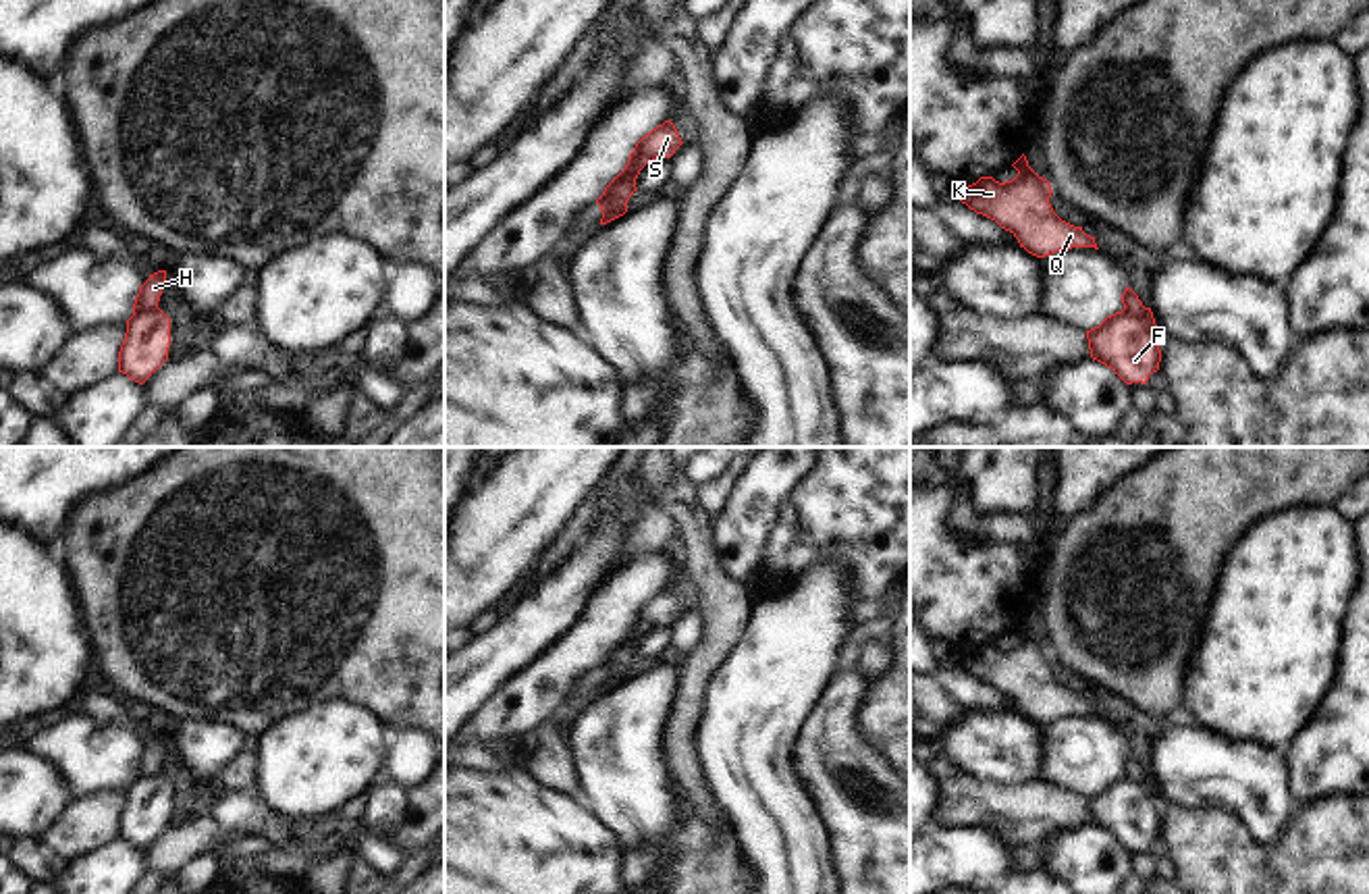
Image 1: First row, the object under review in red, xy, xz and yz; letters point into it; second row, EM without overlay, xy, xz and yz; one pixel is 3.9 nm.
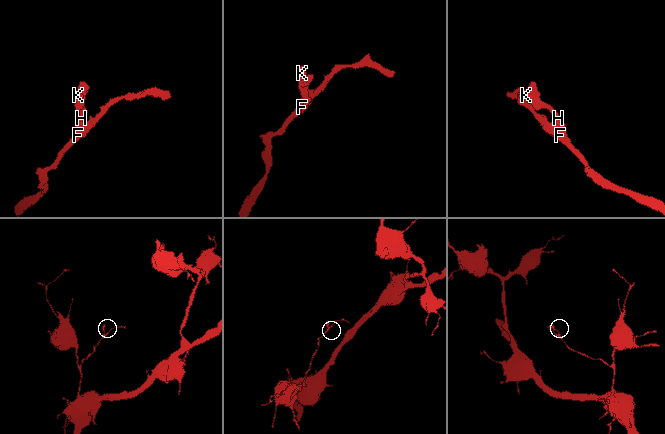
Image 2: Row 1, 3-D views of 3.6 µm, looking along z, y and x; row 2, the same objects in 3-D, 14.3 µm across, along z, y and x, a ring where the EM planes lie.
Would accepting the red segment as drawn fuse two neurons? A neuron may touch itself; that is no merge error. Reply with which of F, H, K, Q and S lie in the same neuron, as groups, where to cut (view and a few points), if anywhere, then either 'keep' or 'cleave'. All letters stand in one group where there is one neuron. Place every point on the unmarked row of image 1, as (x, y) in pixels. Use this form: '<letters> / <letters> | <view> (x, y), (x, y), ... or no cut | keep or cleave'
F S / H K Q | xy (156, 770), (133, 780) | cleave

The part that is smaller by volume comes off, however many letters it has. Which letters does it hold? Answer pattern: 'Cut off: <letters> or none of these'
Cut off: H, K, Q

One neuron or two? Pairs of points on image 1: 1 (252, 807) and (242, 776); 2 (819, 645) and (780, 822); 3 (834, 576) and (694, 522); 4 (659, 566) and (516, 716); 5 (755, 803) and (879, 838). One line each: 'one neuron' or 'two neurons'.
1: two neurons
2: one neuron
3: two neurons
4: one neuron
5: two neurons

